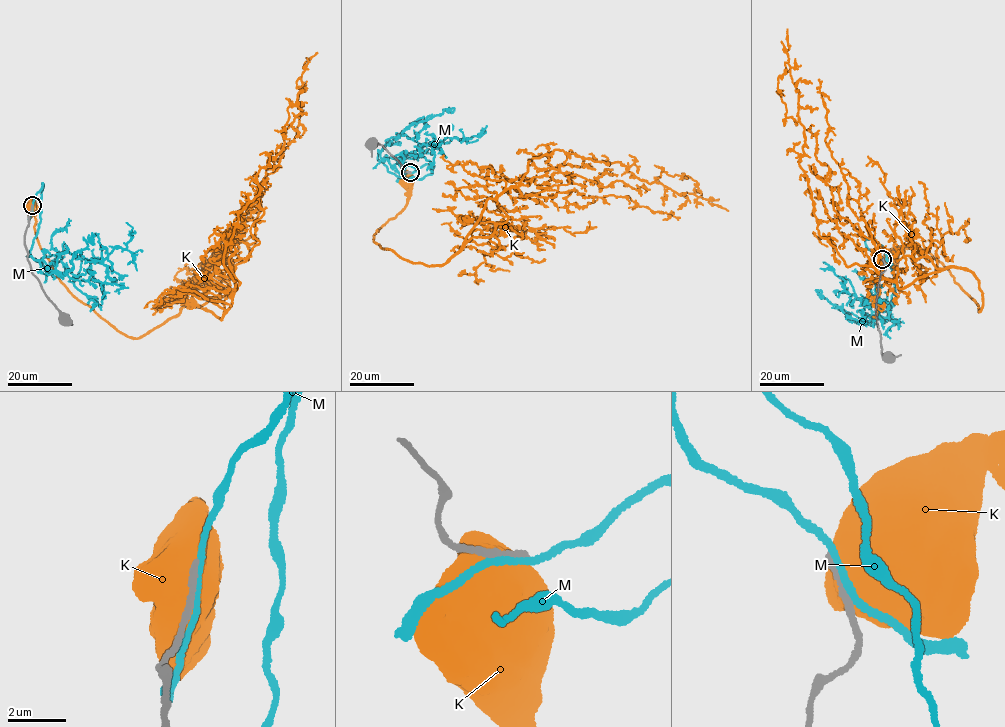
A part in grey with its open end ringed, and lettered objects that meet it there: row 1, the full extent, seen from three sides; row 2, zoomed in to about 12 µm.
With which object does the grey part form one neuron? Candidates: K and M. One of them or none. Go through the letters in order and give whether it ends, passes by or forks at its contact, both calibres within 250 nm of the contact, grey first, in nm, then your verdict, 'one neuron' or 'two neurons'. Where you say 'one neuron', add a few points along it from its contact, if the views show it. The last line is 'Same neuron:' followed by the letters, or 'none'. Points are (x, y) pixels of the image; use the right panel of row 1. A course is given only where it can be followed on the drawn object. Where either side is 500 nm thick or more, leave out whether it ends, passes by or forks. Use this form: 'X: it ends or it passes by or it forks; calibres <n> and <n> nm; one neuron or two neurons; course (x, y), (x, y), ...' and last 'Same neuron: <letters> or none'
K: calibres 280 and 1050 nm; two neurons
M: it passes by; calibres 280 and 220 nm; two neurons
Same neuron: none

